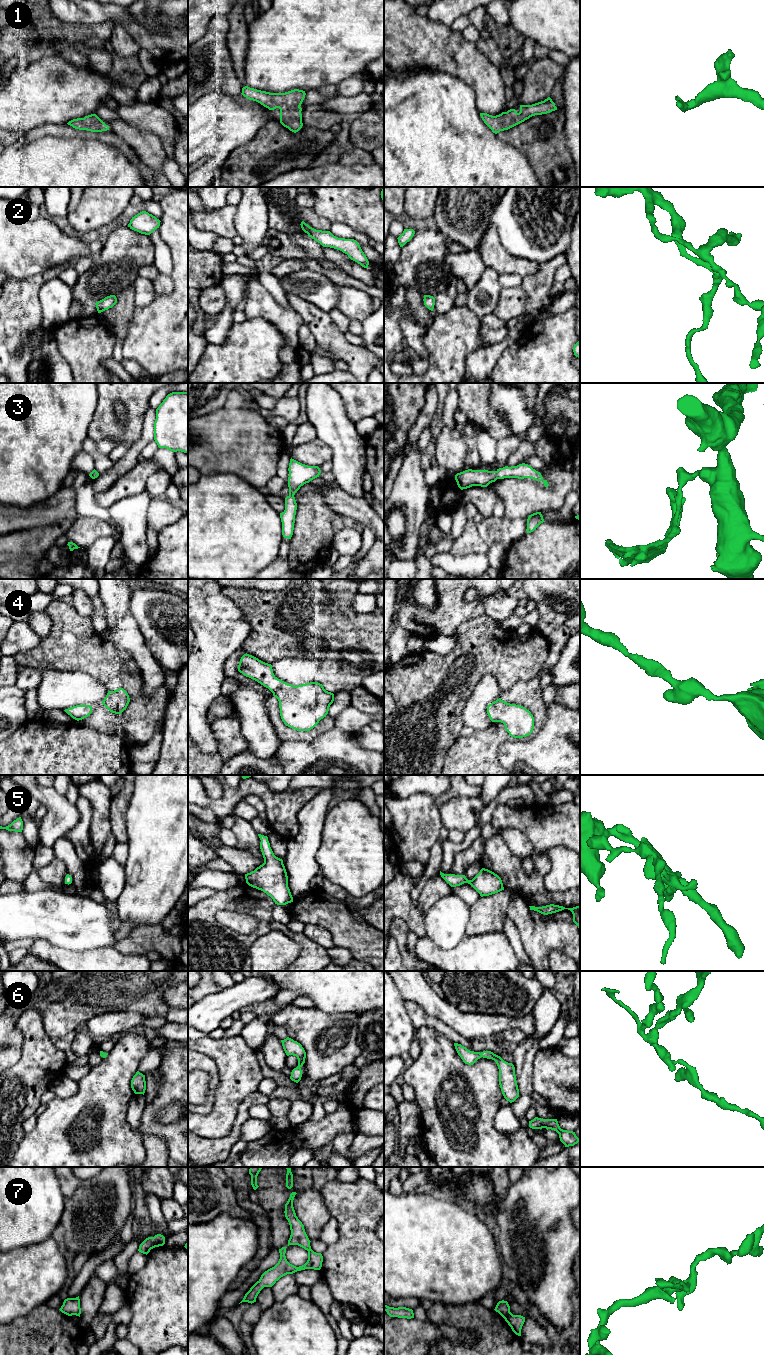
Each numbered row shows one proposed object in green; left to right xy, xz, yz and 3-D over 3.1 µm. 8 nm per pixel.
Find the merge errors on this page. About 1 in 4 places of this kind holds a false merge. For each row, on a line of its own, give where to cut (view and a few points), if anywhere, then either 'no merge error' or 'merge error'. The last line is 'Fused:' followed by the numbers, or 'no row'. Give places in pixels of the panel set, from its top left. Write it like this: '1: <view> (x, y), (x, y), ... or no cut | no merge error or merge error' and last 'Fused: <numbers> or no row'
1: no cut | no merge error
2: no cut | no merge error
3: no cut | no merge error
4: no cut | no merge error
5: no cut | no merge error
6: no cut | no merge error
7: no cut | no merge error
Fused: no row

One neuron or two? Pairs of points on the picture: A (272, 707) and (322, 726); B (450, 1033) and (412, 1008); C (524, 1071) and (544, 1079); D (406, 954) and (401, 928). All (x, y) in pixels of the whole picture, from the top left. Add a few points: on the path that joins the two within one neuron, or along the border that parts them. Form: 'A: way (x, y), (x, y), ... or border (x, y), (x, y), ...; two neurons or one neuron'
A: way (277, 722), (291, 735), (308, 734); one neuron
B: way (441, 1027), (421, 1017); one neuron
C: border (538, 1051), (533, 1060), (533, 1091); two neurons
D: way (403, 948), (401, 934); one neuron

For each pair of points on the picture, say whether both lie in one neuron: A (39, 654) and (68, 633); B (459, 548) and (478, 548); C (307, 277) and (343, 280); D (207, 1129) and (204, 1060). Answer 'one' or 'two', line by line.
A: one
B: one
C: two
D: two

